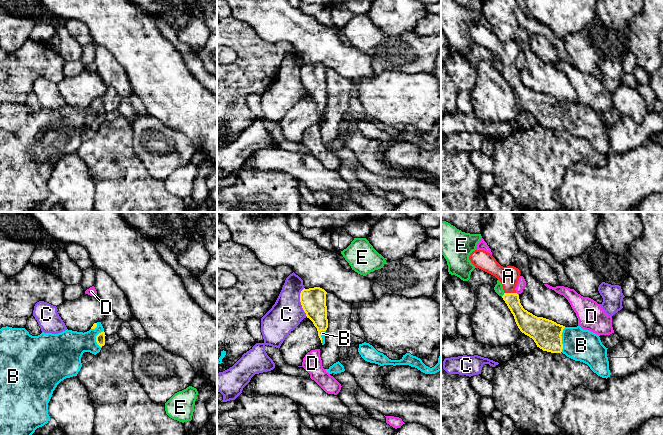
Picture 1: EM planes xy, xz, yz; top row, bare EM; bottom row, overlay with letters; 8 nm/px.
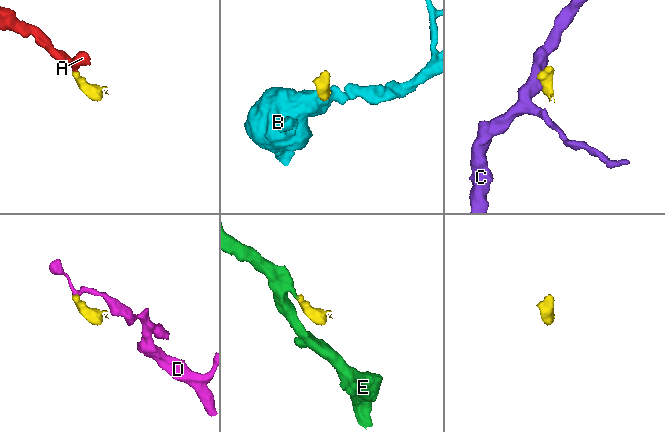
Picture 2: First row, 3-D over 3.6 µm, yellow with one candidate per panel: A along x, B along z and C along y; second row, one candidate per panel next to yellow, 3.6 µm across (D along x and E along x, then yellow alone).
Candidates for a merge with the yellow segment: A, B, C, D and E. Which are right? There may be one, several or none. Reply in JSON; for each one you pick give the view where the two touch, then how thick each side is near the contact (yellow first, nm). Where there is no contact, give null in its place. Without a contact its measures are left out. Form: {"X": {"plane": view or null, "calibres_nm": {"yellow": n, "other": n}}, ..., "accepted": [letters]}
{"A": {"plane": "yz", "calibres_nm": {"yellow": 150, "other": 160}}, "B": {"plane": "yz", "calibres_nm": {"yellow": 220, "other": 260}}, "accepted": ["A", "B"]}

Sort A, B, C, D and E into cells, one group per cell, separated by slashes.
A B / C / D / E

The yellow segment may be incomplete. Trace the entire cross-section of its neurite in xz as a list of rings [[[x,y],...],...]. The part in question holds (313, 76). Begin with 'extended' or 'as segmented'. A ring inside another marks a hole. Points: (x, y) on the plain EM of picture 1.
extended | [[[320,63],[304,64],[300,69],[302,84],[307,94],[317,104],[322,121],[325,120],[325,110],[328,104],[326,70],[327,68]]]

